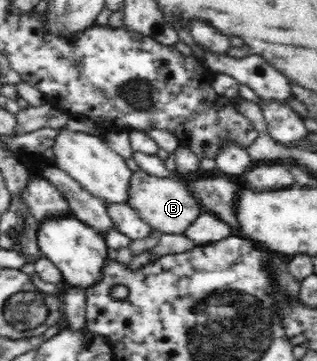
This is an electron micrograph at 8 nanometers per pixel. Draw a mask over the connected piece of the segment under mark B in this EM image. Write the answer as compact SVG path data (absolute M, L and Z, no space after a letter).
M142 168L129 176L126 201L150 228L166 234L182 234L194 217L205 211L182 180L154 176Z

